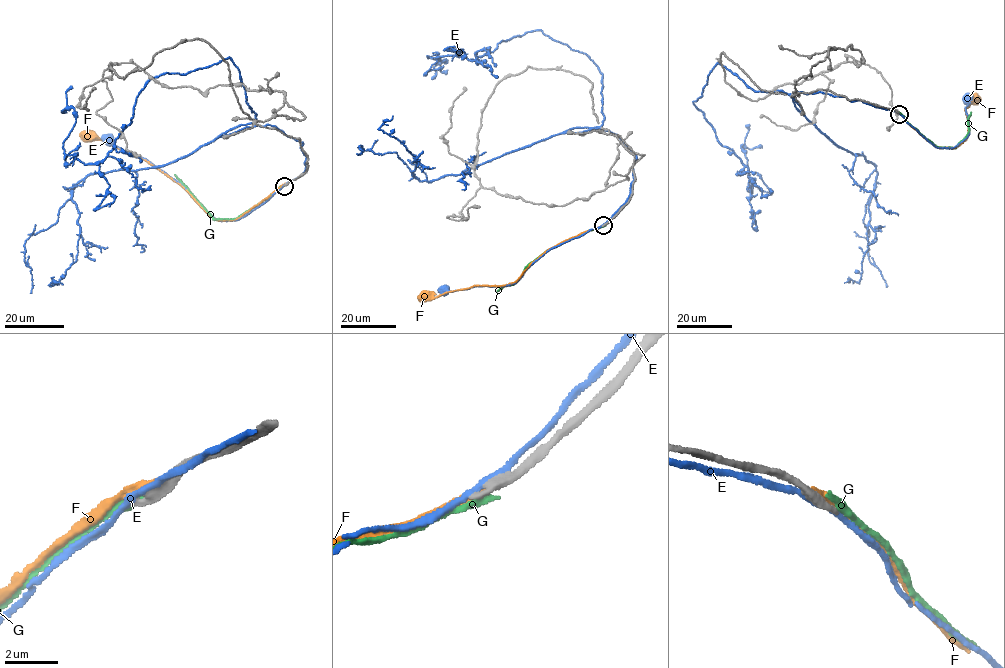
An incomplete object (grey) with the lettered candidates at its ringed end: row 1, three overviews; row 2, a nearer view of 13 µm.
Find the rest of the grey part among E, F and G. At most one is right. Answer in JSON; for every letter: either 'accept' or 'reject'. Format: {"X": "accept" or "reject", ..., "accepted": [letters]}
{"E": "reject", "F": "reject", "G": "reject", "accepted": []}

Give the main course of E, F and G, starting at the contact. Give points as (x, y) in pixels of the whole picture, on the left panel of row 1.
E: (286, 183), (237, 220), (222, 221), (147, 161), (121, 150), (108, 139)
F: (286, 183), (236, 219), (217, 220), (179, 184), (147, 161), (87, 136)
G: (284, 186), (235, 218), (216, 220), (174, 174)

